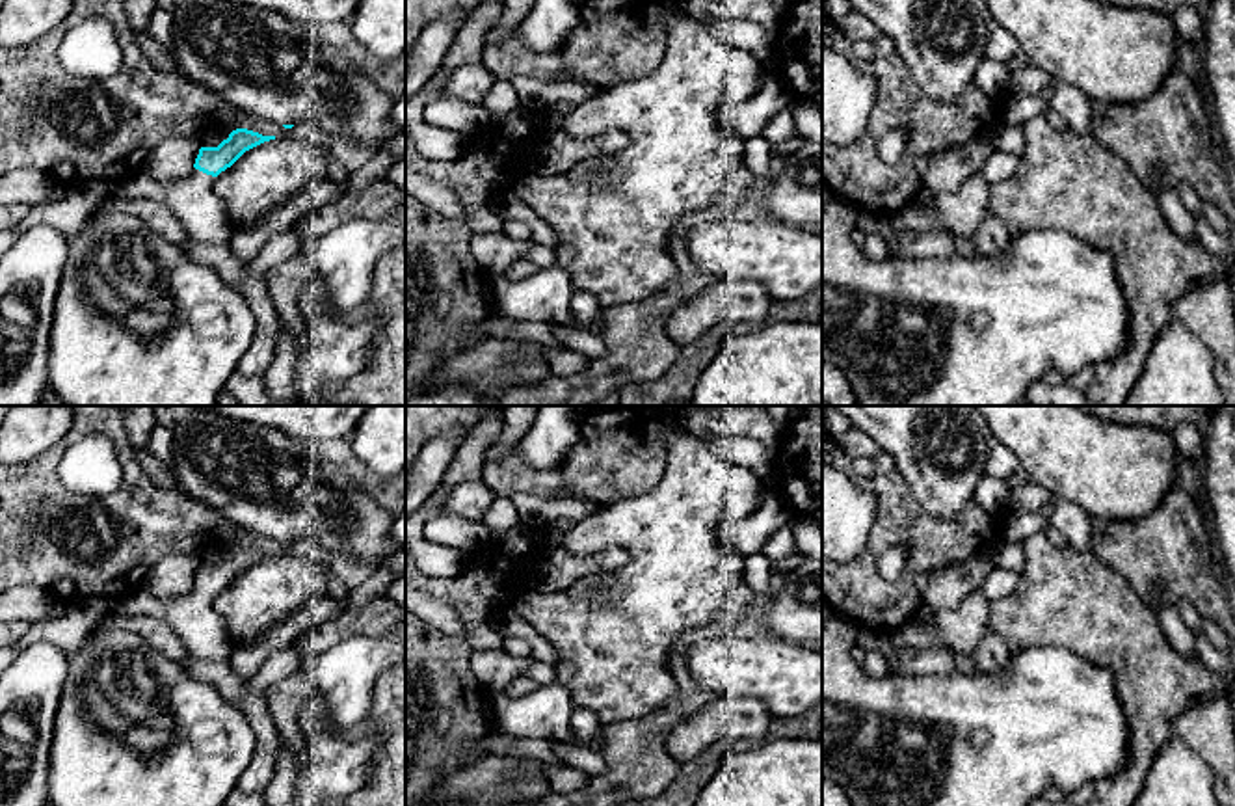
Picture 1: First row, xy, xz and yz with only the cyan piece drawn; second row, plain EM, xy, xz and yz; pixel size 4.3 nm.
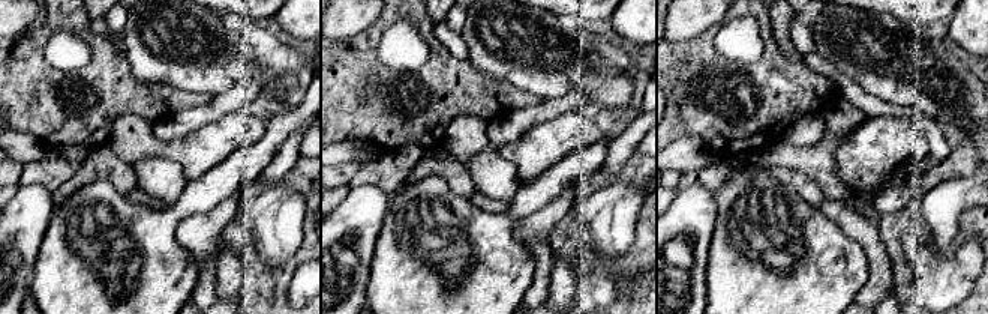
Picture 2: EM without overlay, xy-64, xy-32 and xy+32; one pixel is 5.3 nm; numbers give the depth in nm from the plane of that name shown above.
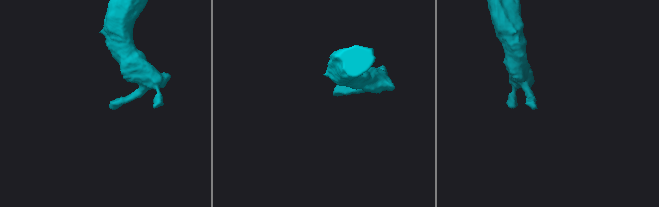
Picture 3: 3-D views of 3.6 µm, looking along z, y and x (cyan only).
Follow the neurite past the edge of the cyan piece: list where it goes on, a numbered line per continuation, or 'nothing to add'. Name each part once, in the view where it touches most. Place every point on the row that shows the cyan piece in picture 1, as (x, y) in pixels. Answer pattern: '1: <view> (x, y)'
1: xy (192, 200)

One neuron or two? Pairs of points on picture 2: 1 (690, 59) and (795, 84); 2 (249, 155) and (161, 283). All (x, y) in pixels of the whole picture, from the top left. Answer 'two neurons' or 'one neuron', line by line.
1: one neuron
2: one neuron

